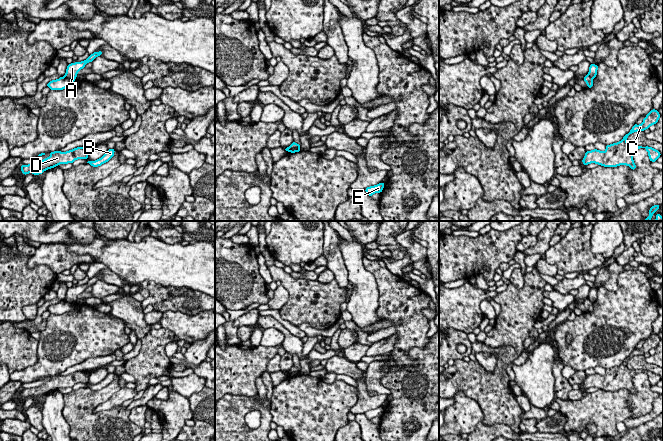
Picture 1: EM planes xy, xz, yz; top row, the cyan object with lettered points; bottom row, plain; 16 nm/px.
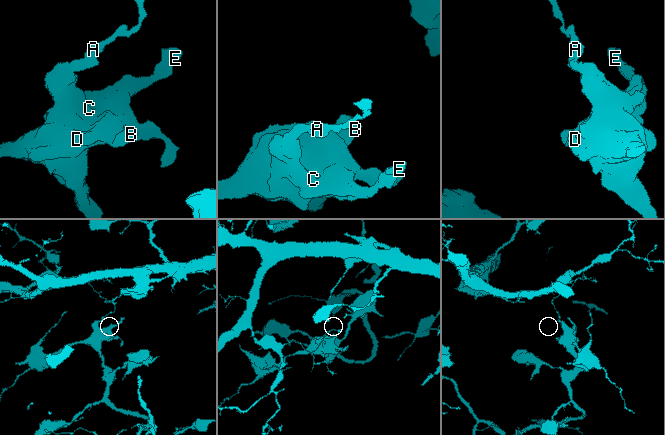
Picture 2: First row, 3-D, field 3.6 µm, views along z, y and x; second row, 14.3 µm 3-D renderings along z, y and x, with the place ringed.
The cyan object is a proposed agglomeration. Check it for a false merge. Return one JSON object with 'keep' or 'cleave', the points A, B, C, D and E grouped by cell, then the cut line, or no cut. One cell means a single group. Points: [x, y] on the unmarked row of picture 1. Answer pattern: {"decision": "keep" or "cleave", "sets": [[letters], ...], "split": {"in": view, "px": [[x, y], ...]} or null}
{"decision": "cleave", "sets": [["A"], ["B", "C", "D", "E"]], "split": {"in": "xy", "px": [[64, 300], [74, 303]]}}

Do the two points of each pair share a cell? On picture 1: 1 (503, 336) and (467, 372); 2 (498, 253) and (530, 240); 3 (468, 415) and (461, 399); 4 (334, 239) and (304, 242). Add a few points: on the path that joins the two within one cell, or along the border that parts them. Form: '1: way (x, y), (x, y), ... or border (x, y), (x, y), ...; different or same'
1: border (483, 342), (492, 347), (500, 347); different
2: border (536, 235), (525, 235), (519, 241), (516, 250); different
3: way (465, 411), (462, 403); same
4: border (324, 232), (322, 254); different

